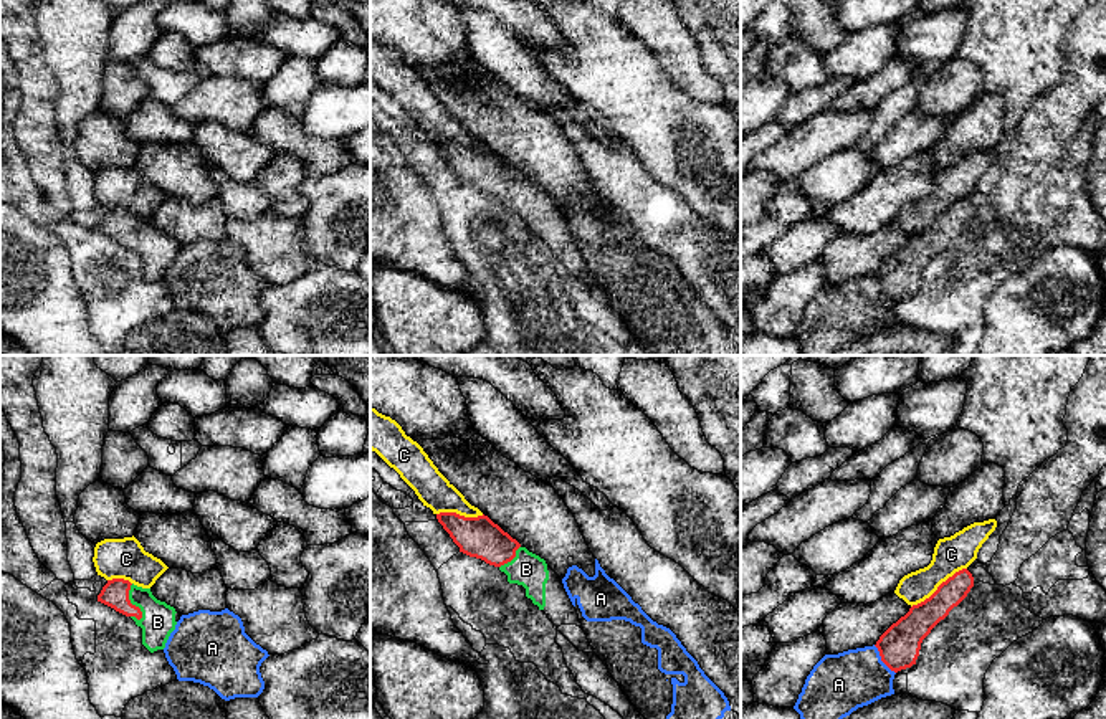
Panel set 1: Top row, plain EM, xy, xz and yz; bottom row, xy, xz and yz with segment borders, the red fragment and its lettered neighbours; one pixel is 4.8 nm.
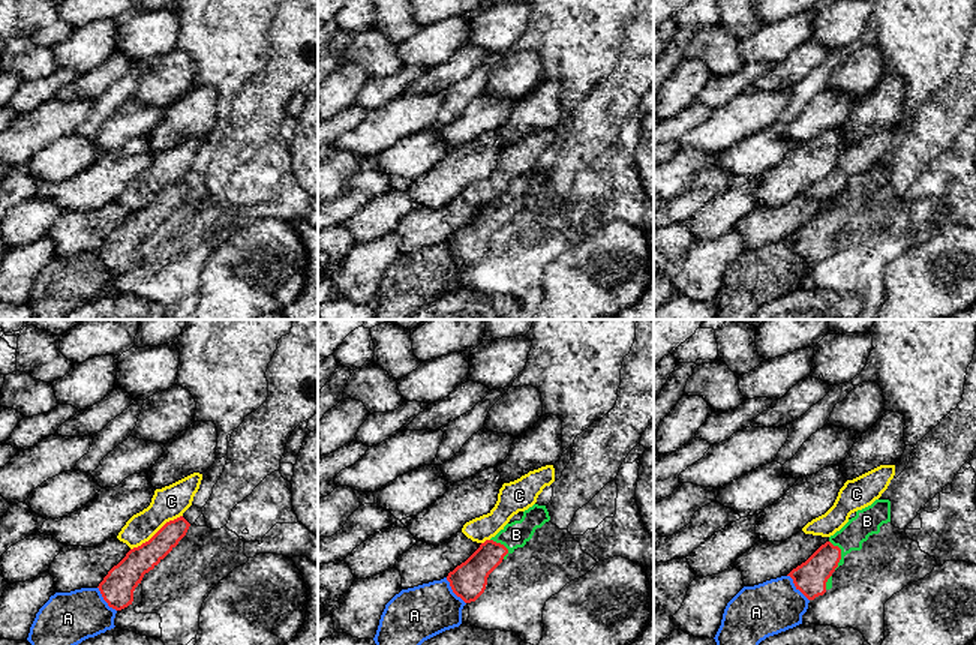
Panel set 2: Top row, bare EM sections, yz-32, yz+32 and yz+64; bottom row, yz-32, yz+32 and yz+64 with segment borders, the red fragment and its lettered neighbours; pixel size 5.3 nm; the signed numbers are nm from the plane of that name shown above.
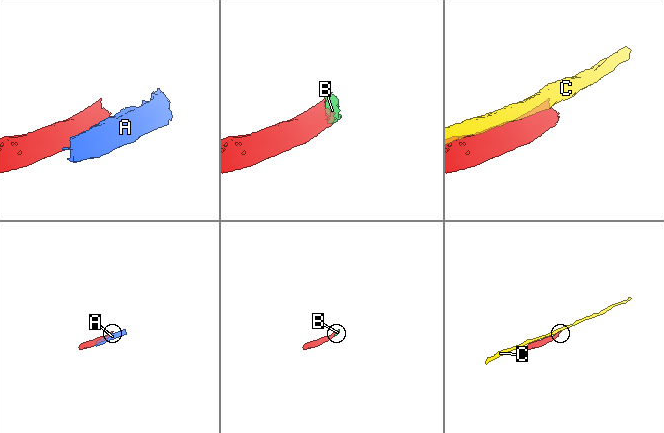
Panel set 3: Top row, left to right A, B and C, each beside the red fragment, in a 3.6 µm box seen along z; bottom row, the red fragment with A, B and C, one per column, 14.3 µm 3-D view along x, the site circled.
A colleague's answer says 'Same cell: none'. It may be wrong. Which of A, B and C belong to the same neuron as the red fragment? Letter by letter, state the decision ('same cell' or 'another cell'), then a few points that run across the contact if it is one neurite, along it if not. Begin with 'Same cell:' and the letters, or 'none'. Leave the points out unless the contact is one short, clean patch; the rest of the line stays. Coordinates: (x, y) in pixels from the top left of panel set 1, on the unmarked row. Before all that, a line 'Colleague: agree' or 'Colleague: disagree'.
Colleague: disagree
Same cell: B
A: another cell
B: same cell | xy (114, 223), (123, 225), (131, 233), (139, 233), (157, 252)
C: another cell

